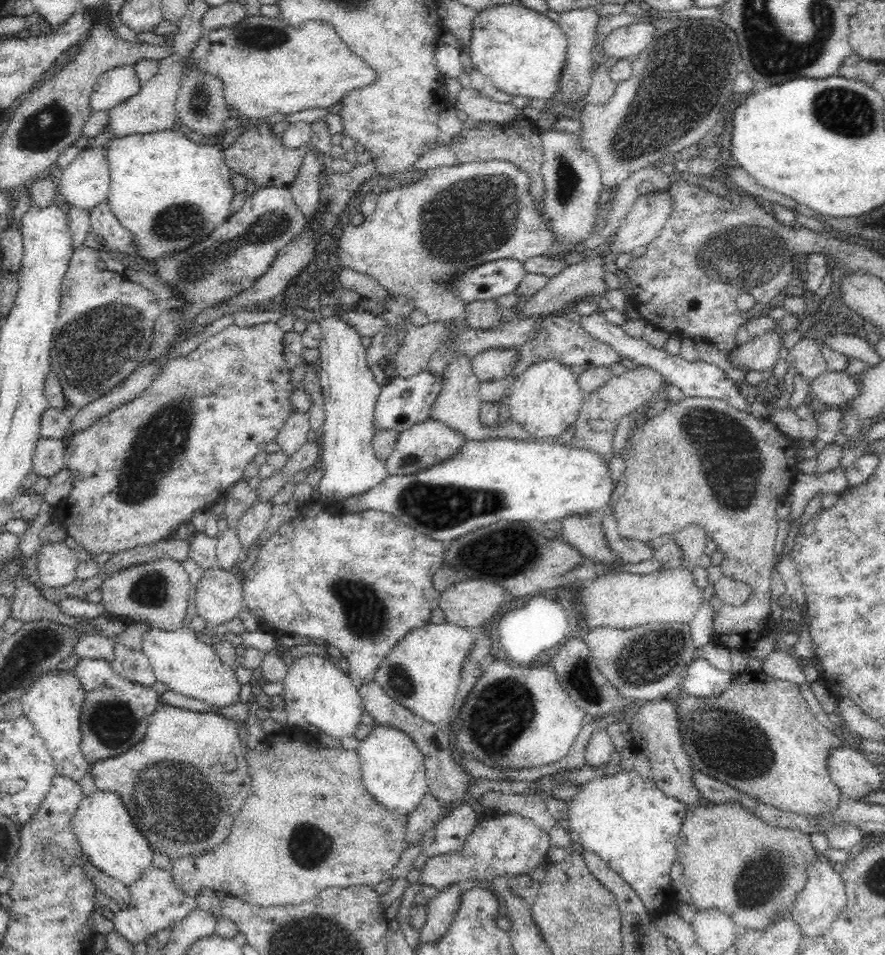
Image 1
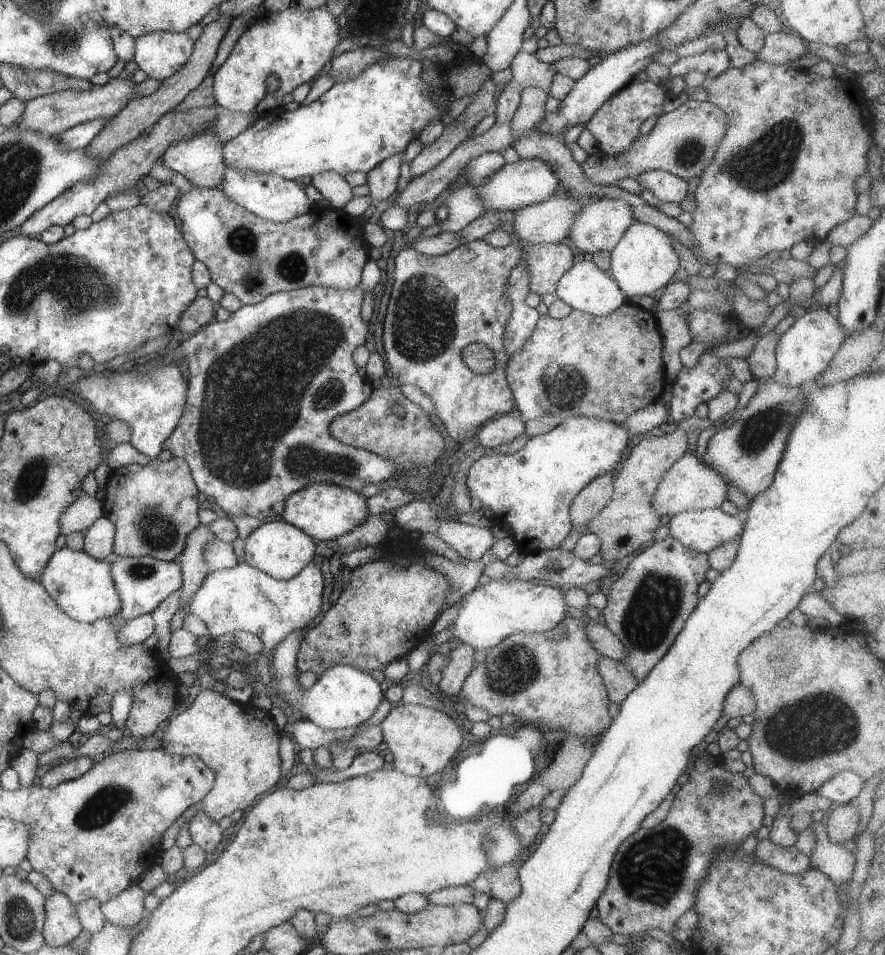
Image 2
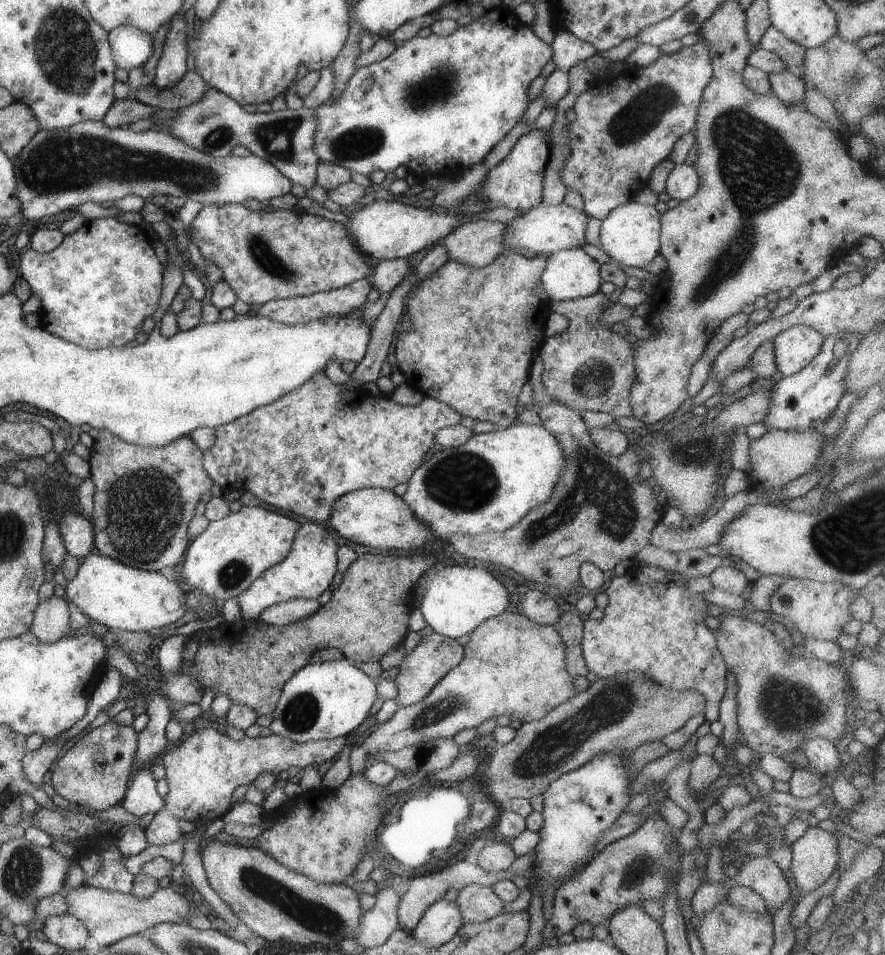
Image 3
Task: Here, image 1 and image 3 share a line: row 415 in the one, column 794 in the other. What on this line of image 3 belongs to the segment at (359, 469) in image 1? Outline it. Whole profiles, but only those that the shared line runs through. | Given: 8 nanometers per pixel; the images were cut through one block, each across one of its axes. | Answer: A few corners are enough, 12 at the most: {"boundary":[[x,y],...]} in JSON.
{"boundary":[[798,324],[773,340],[776,368],[787,377],[820,352],[825,337]]}

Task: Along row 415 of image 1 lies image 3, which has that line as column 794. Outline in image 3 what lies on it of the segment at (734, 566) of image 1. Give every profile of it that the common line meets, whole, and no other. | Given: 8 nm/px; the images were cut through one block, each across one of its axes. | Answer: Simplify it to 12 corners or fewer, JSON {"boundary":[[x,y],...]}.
{"boundary":[[719,616],[752,750],[802,755],[846,733],[841,664],[792,656],[773,631]]}

